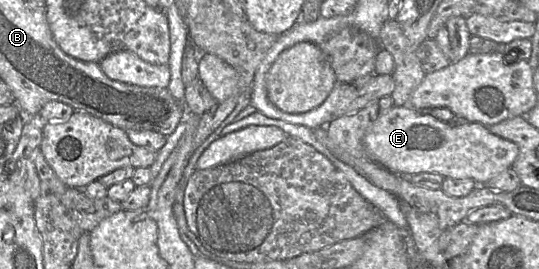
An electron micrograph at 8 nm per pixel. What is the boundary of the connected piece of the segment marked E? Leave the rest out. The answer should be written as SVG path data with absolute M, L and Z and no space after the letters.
M410 104L379 111L364 137L364 147L372 161L394 173L410 176L433 172L444 178L472 179L478 185L485 185L511 167L519 154L514 142L492 134L480 123L459 119L446 122L415 110Z

